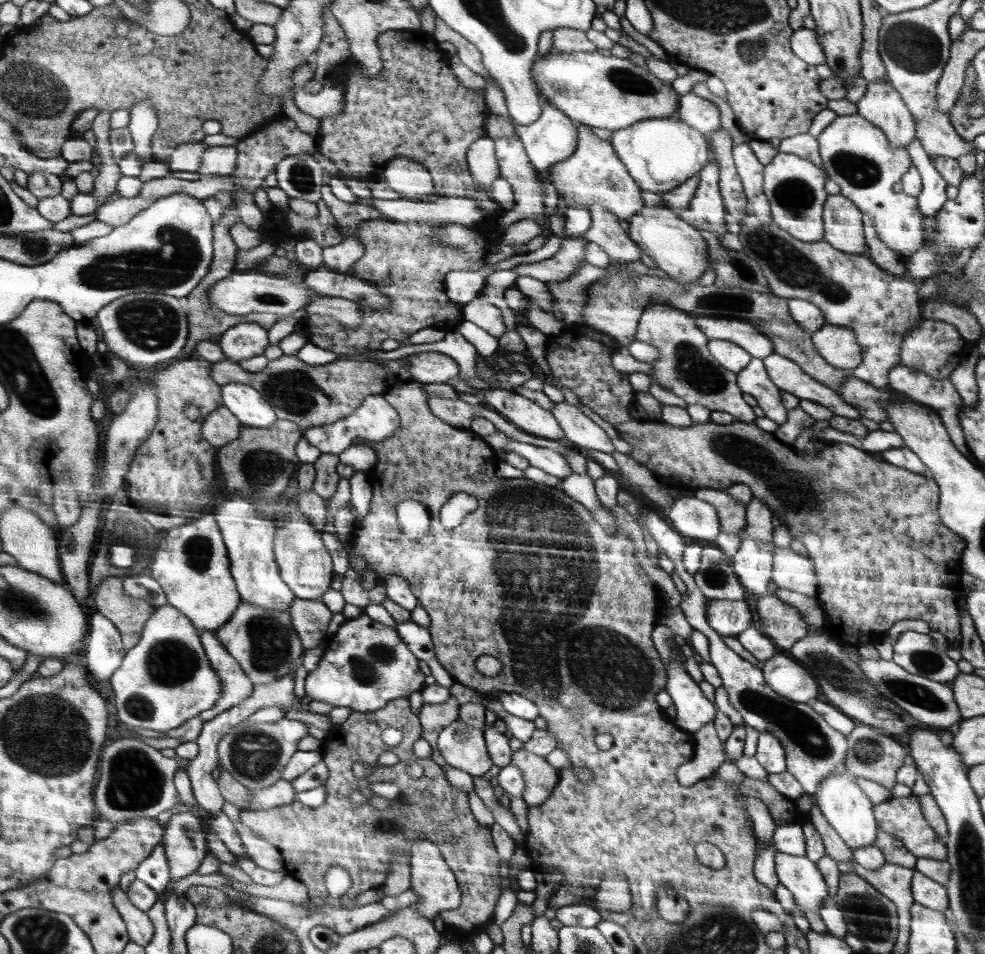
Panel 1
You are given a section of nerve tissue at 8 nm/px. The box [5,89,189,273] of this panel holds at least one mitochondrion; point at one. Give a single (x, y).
(36, 244)

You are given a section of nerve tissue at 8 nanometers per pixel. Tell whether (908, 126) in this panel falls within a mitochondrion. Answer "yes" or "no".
no

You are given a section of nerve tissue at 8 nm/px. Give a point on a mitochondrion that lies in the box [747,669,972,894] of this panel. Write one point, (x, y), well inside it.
(916, 694)

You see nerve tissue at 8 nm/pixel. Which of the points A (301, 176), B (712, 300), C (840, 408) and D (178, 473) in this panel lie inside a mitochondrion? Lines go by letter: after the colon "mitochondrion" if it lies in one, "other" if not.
A: mitochondrion
B: mitochondrion
C: other
D: other

